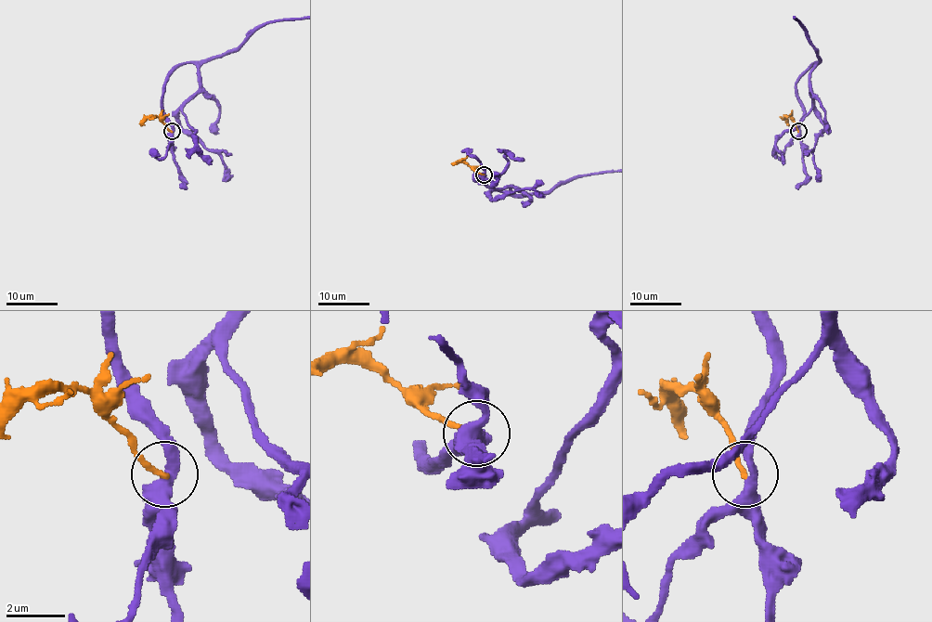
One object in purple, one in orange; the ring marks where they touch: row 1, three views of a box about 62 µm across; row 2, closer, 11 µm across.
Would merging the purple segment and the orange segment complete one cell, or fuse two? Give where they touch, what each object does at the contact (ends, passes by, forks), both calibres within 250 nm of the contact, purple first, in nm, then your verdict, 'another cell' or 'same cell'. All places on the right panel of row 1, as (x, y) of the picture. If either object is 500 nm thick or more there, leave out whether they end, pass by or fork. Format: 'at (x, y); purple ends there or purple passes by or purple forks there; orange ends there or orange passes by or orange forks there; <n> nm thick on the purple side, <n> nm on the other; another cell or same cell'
at (798, 131); purple forks there; orange ends there; 360 nm thick on the purple side, 170 nm on the other; another cell

